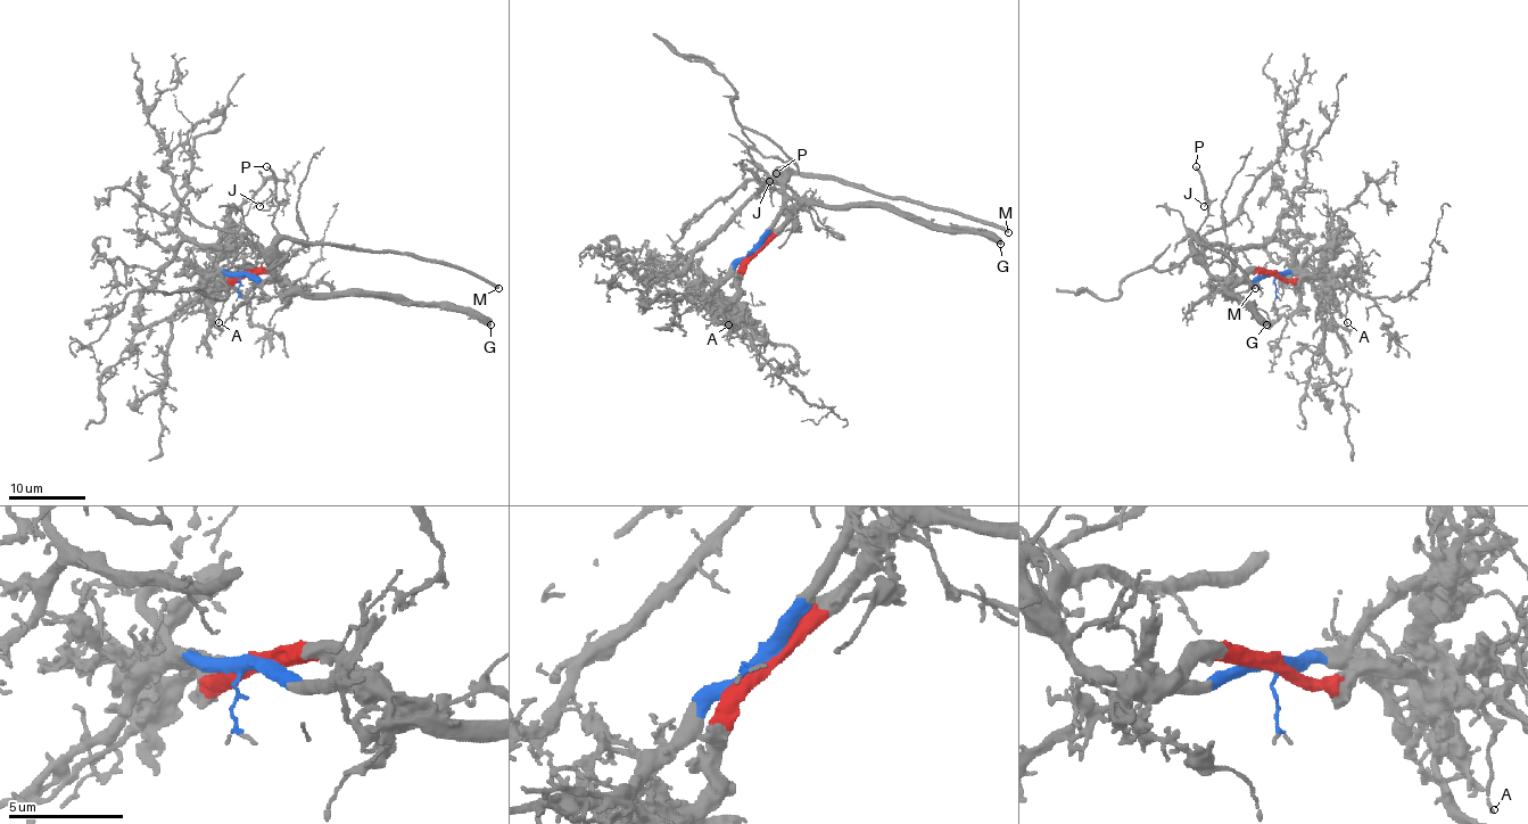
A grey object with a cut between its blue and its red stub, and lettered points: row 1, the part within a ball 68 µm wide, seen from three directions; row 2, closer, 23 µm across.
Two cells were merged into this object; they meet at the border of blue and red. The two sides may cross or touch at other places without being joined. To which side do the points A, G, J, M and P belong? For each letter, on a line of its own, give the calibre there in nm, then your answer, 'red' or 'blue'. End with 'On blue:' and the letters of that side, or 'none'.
A: calibre 120 nm; red
G: calibre 500 nm; red
J: calibre 120 nm; blue
M: calibre 360 nm; blue
P: calibre 150 nm; blue
On blue: J, M, P

